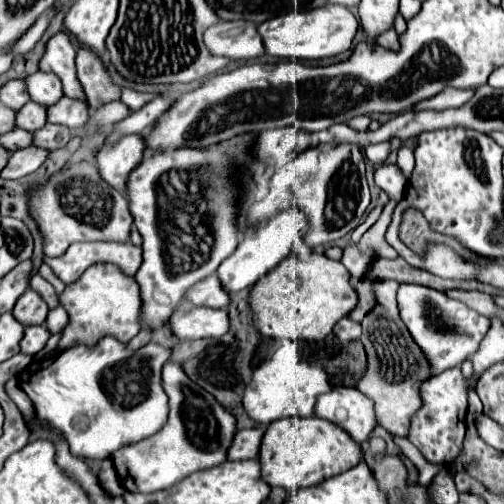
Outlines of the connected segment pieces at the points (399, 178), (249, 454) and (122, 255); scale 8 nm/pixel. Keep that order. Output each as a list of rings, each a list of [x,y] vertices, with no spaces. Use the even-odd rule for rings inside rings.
[[[381,165],[381,167],[375,171],[375,183],[377,183],[383,191],[387,191],[391,199],[401,201],[403,195],[405,195],[407,179],[403,177],[403,173],[399,171],[397,165]]]
[[[263,427],[253,429],[241,429],[235,433],[233,443],[227,451],[227,461],[239,461],[239,459],[257,459],[259,455],[259,443],[263,437]]]
[[[131,241],[75,243],[59,257],[45,257],[45,263],[63,283],[73,283],[93,263],[111,263],[125,275],[135,275],[141,267],[141,247]]]

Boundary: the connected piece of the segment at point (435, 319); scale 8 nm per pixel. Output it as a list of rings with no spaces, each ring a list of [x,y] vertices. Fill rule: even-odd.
[[[403,283],[399,287],[397,307],[399,307],[401,321],[411,331],[413,341],[419,345],[425,359],[429,361],[433,377],[447,369],[461,367],[463,361],[471,359],[471,355],[479,349],[479,343],[483,341],[483,337],[487,335],[489,325],[491,325],[491,321],[487,317],[469,309],[465,303],[449,299],[445,293],[433,291],[429,287],[413,285],[413,283]],[[431,309],[435,309],[435,313],[431,313]],[[437,309],[439,309],[439,315],[437,315]]]

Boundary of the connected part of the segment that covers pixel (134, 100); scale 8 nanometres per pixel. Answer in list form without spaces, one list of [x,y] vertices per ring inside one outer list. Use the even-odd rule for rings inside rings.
[[[123,87],[121,89],[121,101],[131,109],[131,111],[139,111],[145,103],[149,103],[155,95],[153,93],[141,93],[141,91],[135,91],[135,89],[127,89]]]

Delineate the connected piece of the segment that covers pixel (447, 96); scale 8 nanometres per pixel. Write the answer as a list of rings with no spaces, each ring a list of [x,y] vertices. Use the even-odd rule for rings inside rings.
[[[443,89],[437,97],[425,99],[421,103],[417,103],[413,107],[413,111],[423,111],[423,109],[431,109],[431,111],[443,111],[443,109],[451,109],[451,107],[461,107],[463,103],[467,103],[467,99],[471,99],[473,91],[455,91],[455,89]]]

